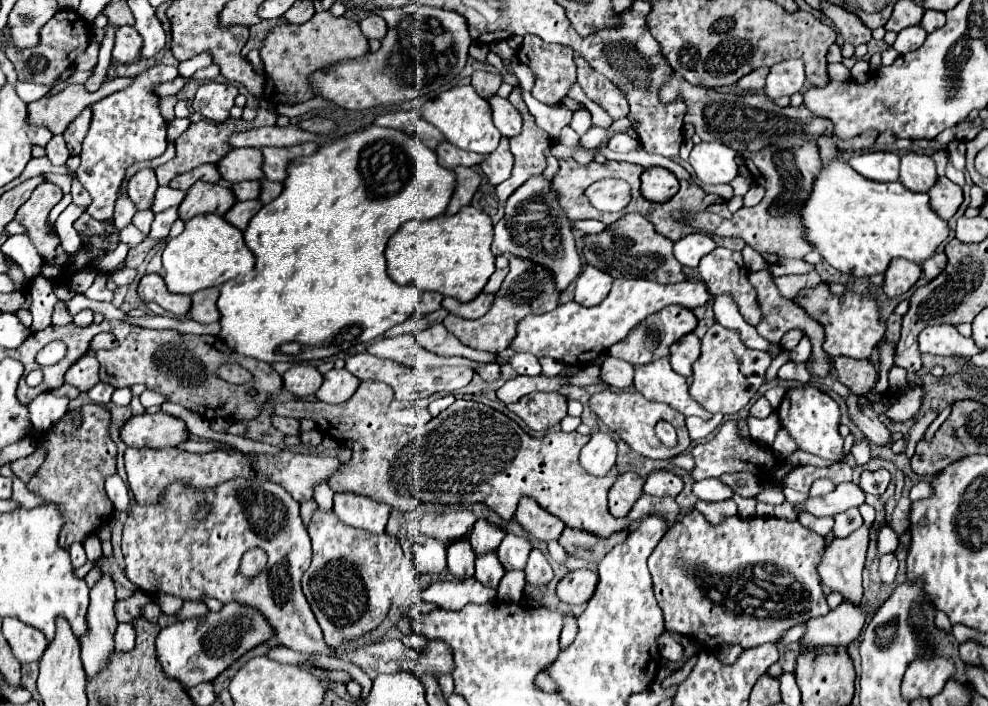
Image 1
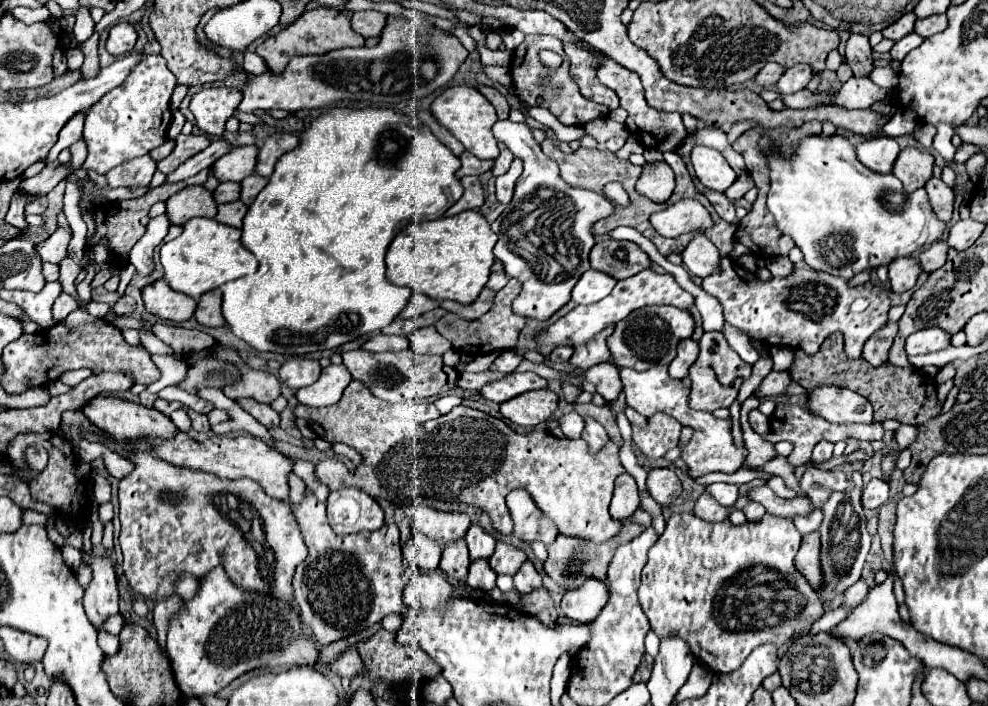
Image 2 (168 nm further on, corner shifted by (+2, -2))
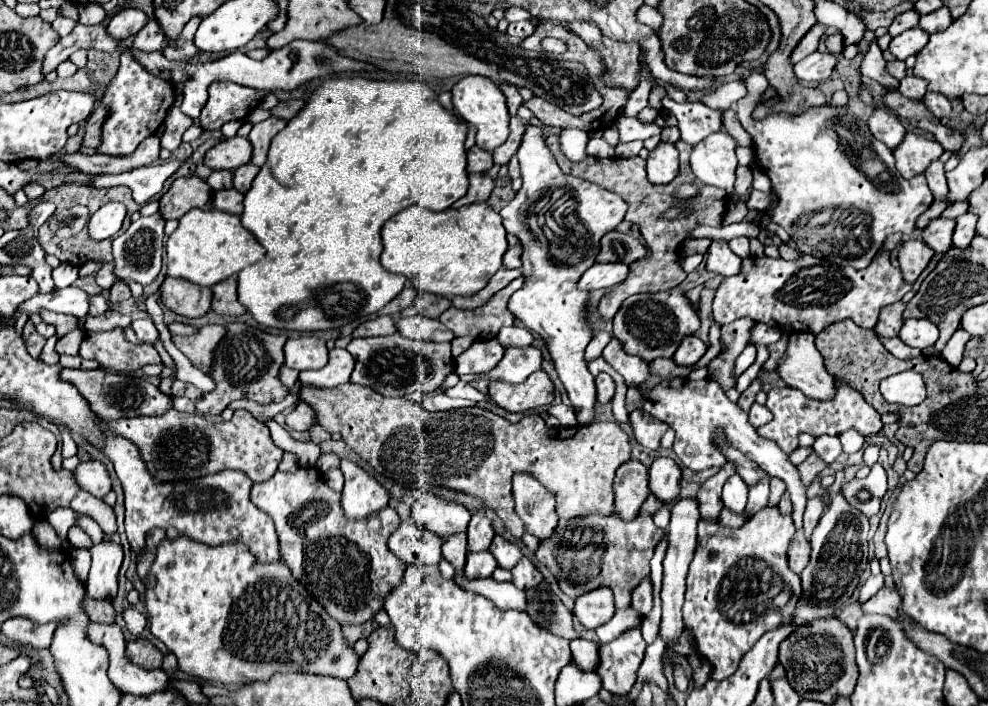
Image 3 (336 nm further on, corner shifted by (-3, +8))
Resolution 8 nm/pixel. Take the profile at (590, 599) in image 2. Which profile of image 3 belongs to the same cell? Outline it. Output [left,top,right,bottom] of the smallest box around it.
[574,586,614,628]

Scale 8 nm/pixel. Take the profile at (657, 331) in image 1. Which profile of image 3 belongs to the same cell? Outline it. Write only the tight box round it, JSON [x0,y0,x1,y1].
[614,288,700,362]

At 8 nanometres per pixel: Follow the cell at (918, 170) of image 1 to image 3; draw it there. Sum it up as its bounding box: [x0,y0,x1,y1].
[894,132,944,178]

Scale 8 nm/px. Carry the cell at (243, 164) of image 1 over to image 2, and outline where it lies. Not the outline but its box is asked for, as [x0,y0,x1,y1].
[213,146,257,182]

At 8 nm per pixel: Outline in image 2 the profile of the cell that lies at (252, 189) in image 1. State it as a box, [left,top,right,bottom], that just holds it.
[213,182,239,204]

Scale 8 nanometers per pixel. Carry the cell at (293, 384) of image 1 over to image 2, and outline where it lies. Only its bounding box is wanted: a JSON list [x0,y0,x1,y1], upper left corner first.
[279,356,321,390]

